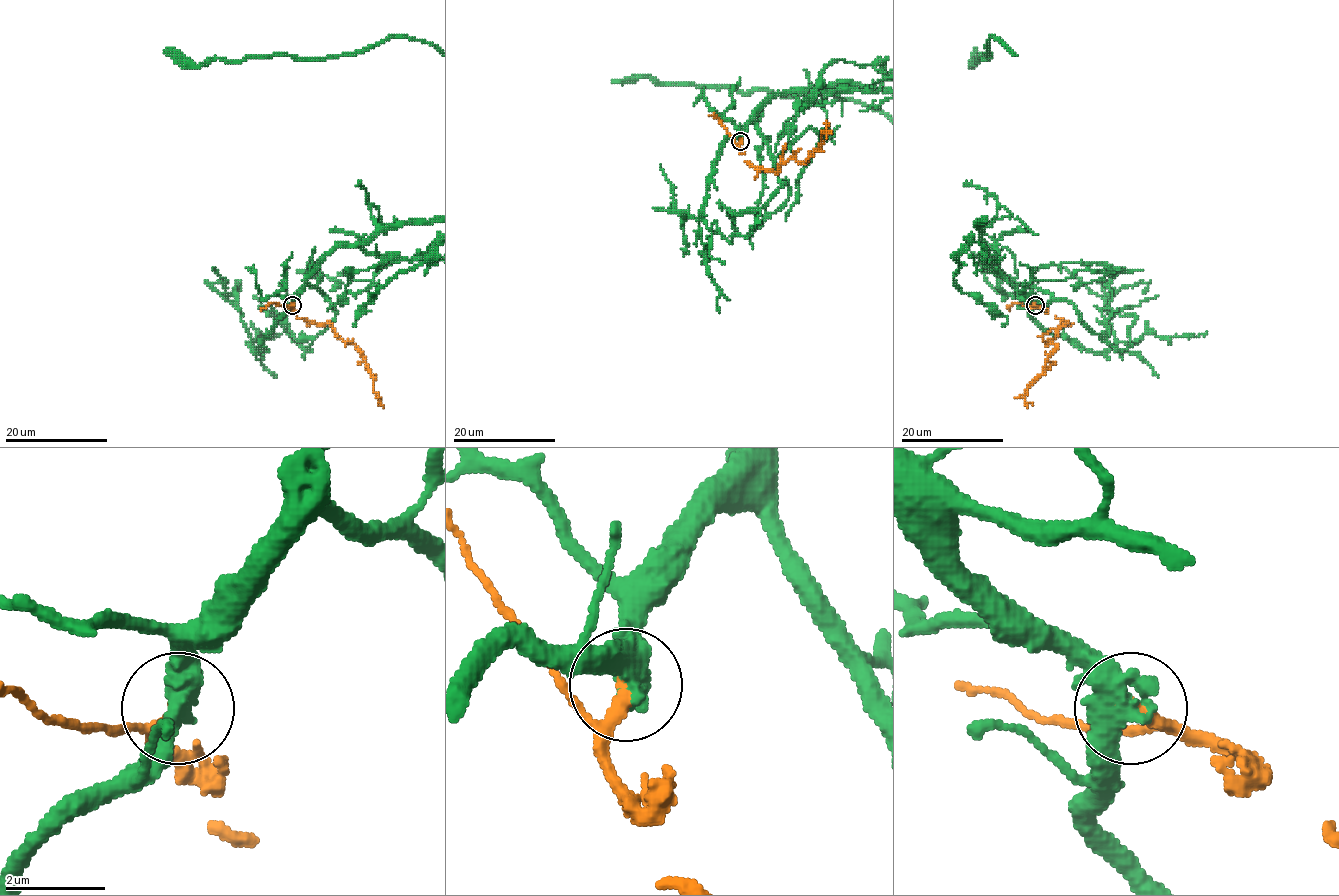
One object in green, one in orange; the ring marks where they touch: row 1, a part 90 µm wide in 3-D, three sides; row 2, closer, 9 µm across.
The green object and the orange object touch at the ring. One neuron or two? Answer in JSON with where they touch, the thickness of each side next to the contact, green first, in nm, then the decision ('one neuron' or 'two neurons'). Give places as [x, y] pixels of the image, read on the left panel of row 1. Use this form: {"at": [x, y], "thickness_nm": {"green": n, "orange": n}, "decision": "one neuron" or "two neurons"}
{"at": [292, 305], "thickness_nm": {"green": 480, "orange": 320}, "decision": "one neuron"}

